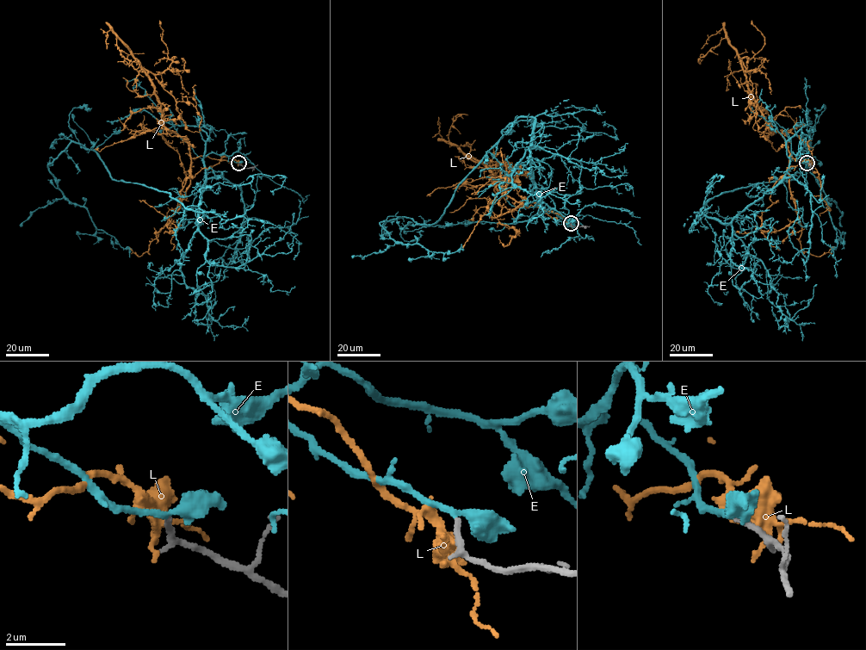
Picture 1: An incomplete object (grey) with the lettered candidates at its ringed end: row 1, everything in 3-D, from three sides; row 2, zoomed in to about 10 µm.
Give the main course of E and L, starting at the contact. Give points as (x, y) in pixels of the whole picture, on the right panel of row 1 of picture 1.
E: (807, 163), (792, 153), (730, 222), (701, 211), (796, 179), (801, 141), (837, 232), (828, 257)
L: (808, 163), (789, 158), (742, 63), (756, 130)

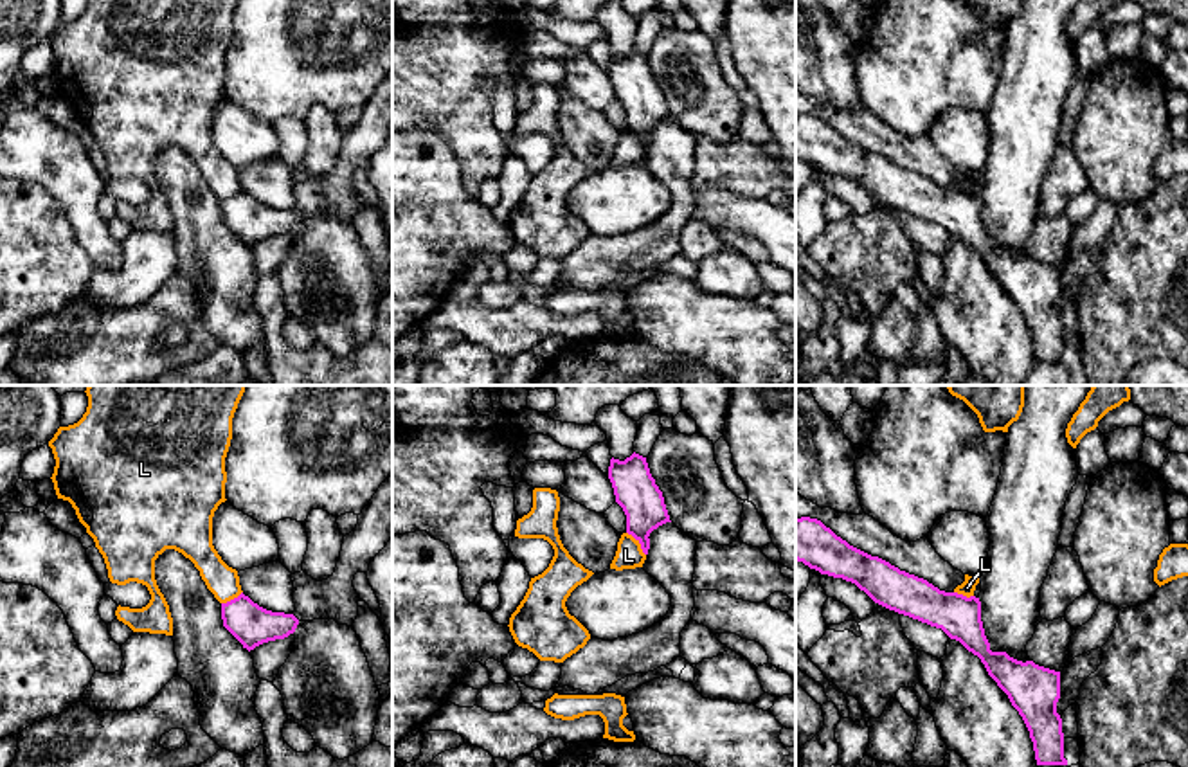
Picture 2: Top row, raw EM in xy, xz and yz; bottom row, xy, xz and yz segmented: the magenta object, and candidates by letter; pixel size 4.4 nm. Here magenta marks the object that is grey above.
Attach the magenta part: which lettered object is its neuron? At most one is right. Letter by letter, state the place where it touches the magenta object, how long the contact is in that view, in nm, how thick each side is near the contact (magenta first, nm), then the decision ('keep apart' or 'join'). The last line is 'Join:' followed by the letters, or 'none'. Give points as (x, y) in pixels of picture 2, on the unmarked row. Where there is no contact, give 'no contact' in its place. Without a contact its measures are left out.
E: no contact; join
L: contact xz (639, 139); length 140 nm; calibres 190 and 120 nm; keep apart
Join: E

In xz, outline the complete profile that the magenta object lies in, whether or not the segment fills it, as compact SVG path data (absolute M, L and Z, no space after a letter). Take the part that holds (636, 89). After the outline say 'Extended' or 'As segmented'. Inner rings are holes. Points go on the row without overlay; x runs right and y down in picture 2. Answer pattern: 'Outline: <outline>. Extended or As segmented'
Outline: M632 50L625 58L610 56L608 76L614 85L616 99L626 112L626 130L632 131L644 151L650 146L650 130L671 119L662 88L650 70L646 54Z. As segmented

